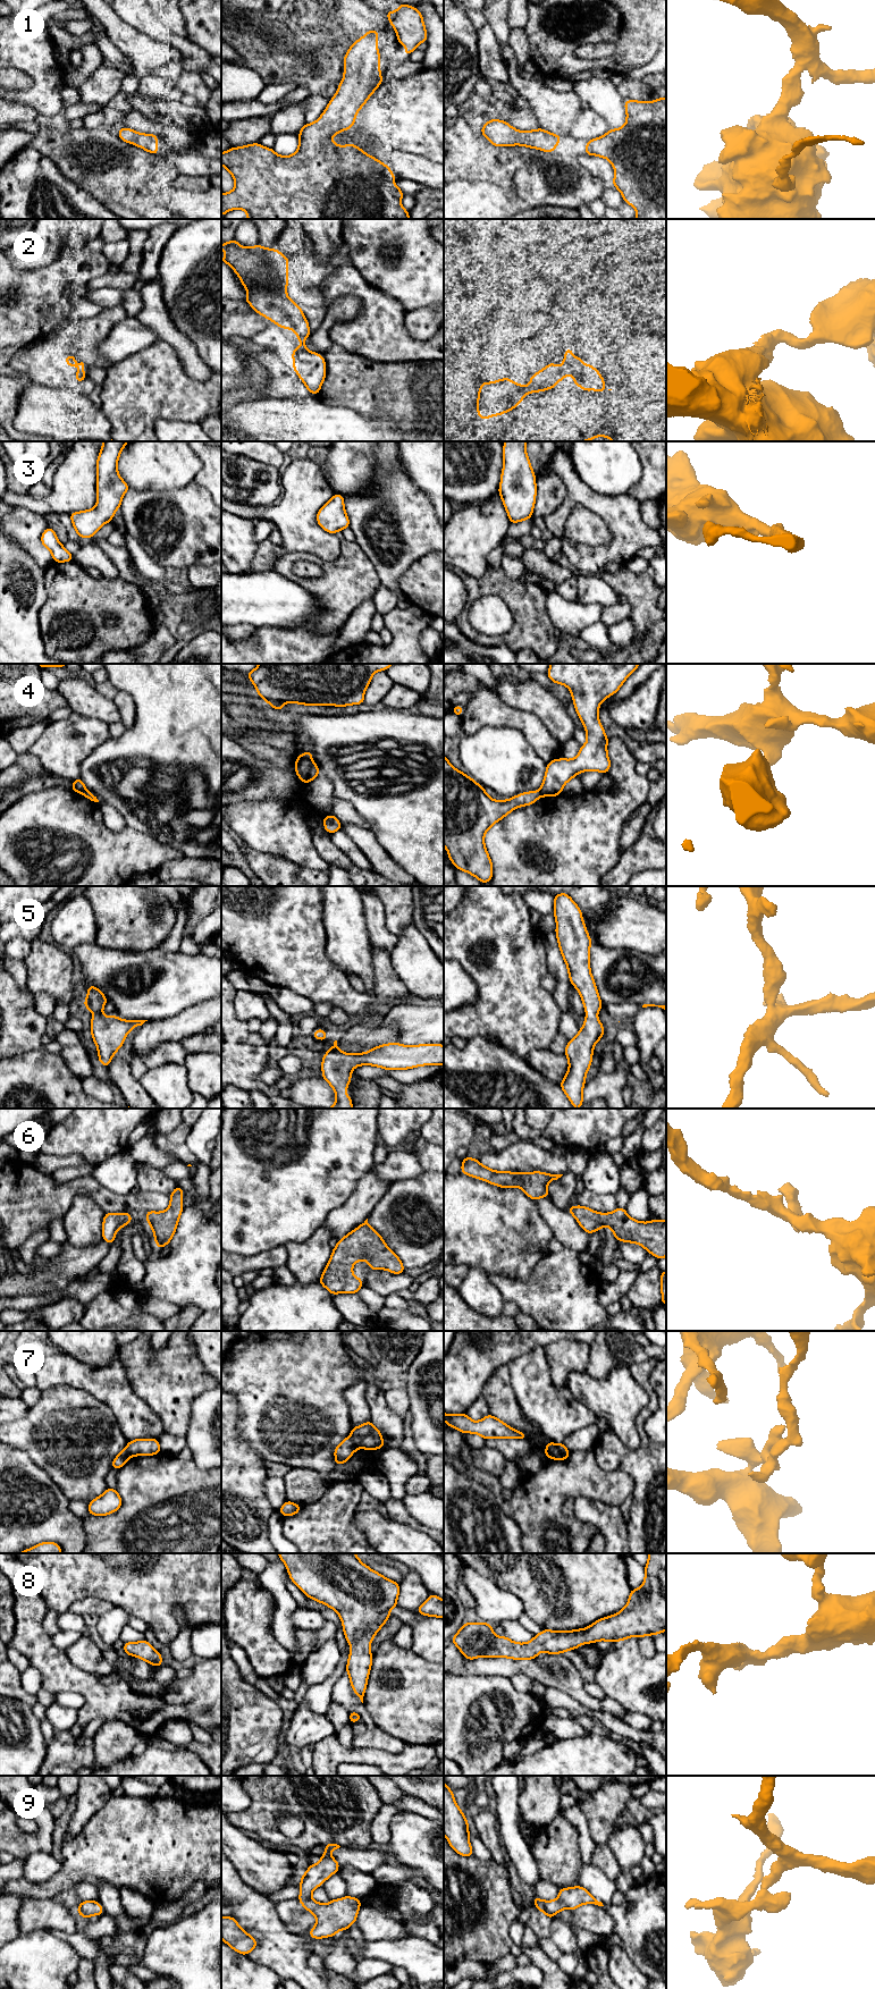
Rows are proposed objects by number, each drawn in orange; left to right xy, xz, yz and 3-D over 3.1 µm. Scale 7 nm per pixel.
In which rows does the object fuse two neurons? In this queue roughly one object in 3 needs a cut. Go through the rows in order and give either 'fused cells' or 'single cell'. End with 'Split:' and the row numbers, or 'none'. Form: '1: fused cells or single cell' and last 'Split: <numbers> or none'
1: single cell
2: single cell
3: single cell
4: fused cells
5: single cell
6: single cell
7: fused cells
8: single cell
9: single cell
Split: 4, 7

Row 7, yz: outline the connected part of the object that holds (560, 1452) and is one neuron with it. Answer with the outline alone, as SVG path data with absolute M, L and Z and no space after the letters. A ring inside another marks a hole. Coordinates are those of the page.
M558 1443L558 1444L555 1444L554 1450L547 1458L556 1459L556 1460L565 1460L565 1459L567 1459L570 1453L571 1452L566 1449L564 1443Z

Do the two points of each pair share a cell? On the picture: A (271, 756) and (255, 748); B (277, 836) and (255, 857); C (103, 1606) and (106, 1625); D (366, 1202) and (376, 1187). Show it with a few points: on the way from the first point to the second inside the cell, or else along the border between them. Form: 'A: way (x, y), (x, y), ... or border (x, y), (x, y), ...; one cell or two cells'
A: way (268, 753), (259, 749); one cell
B: border (246, 844), (255, 850), (278, 854), (287, 859); two cells
C: border (114, 1607), (99, 1617); two cells
D: way (366, 1198), (372, 1190); one cell

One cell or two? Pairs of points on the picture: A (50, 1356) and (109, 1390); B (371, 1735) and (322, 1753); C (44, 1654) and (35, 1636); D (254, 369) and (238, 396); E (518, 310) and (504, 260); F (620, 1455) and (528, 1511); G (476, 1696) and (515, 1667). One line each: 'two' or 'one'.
A: one
B: two
C: one
D: one
E: two
F: two
G: two

